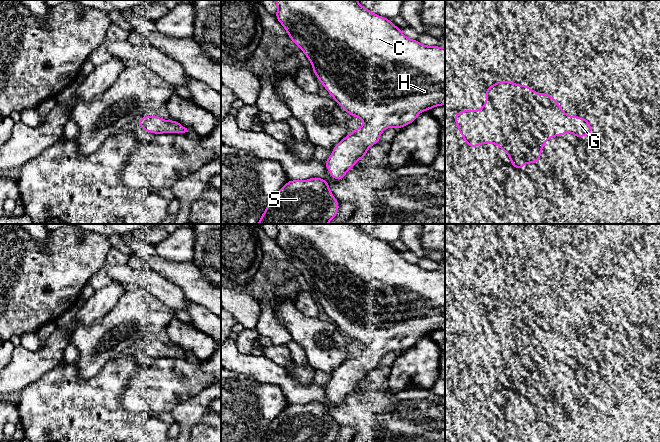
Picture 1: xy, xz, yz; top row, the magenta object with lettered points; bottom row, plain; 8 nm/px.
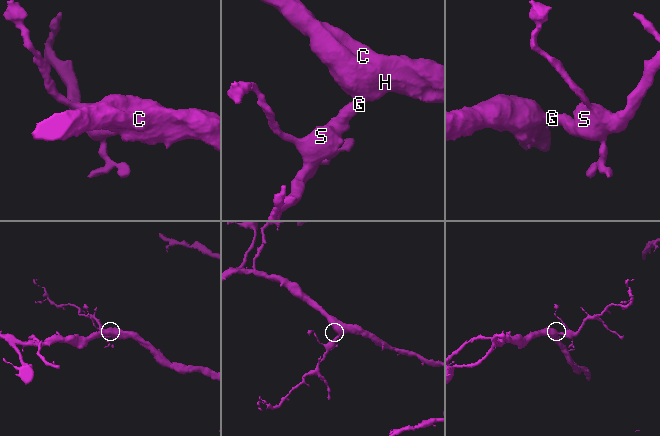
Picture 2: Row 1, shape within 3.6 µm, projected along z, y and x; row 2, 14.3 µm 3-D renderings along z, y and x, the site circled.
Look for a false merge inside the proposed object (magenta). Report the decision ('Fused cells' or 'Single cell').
Single cell

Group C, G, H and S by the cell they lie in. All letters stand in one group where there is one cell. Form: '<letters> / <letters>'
C G H S

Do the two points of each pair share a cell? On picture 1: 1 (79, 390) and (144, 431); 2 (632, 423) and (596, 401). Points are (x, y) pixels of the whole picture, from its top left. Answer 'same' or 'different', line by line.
1: same
2: different

